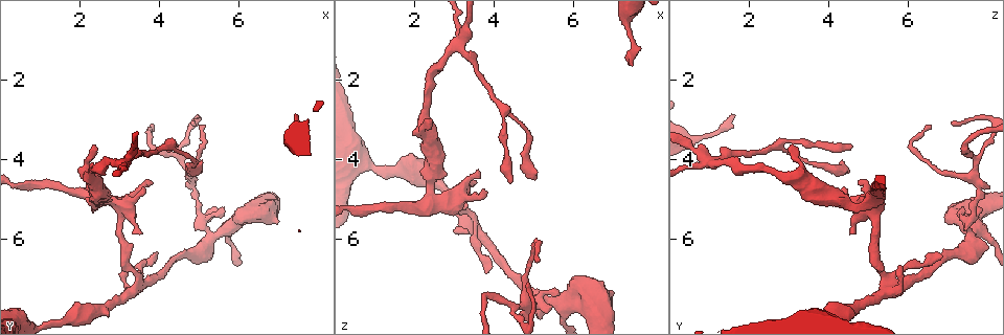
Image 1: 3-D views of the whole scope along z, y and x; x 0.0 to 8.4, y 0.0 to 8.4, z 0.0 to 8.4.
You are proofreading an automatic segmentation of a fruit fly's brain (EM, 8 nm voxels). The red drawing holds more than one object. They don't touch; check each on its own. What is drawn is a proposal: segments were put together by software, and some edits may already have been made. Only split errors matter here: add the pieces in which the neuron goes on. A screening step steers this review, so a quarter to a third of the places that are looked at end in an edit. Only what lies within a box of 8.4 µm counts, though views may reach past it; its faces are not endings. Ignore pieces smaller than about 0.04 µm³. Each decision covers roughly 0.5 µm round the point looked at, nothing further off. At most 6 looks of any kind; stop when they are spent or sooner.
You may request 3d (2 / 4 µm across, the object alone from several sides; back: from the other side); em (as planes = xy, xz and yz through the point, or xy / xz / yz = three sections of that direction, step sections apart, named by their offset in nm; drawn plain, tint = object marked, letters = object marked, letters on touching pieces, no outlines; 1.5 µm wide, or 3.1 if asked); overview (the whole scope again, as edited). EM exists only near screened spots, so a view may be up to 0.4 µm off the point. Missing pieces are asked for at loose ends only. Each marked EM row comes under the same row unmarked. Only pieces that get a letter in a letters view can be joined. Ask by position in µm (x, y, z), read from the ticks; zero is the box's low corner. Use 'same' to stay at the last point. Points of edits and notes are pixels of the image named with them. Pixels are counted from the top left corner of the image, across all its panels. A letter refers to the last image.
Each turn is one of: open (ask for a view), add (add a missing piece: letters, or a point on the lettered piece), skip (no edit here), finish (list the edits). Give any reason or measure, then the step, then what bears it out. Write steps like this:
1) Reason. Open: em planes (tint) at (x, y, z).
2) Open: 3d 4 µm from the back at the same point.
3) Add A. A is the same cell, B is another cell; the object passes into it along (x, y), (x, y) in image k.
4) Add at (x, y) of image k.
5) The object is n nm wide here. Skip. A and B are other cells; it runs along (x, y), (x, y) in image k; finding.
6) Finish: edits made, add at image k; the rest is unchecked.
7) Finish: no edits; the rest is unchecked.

Branch stops here. Open: em xz step 4 (letters) at (7.45, 2.90, 1.65).

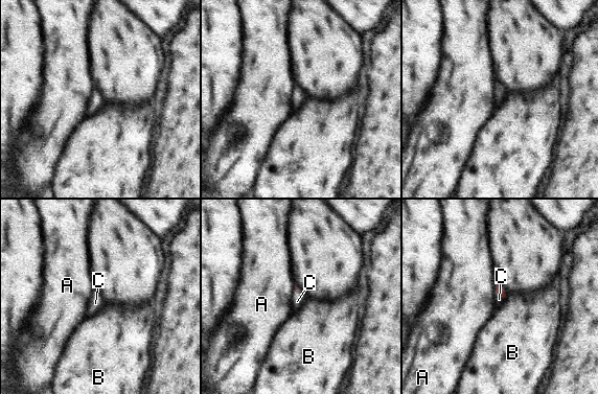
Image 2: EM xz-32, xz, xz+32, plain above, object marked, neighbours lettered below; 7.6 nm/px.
Another direction. Open: em yz step 8 (letters) at the same point.

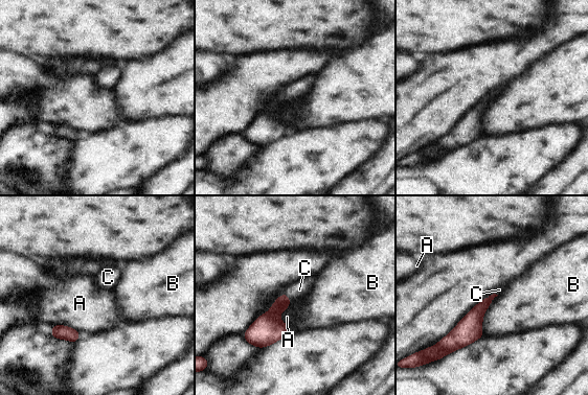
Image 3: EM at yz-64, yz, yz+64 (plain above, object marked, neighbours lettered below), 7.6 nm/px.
Add C. C is the same cell, A and B are other cells; the object passes into it along (269, 322), (286, 295), (299, 289) in image 3; it goes on there.

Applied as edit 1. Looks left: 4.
An open end. Open: 3d 2 µm at (2.35, 3.60, 3.10).

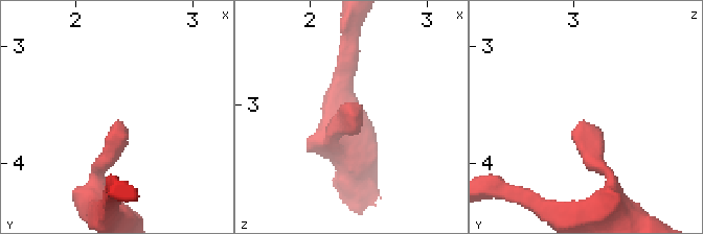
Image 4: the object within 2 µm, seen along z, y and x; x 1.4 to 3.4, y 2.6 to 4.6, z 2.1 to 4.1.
Open: em planes (letters) at (2.40, 3.64, 3.12).

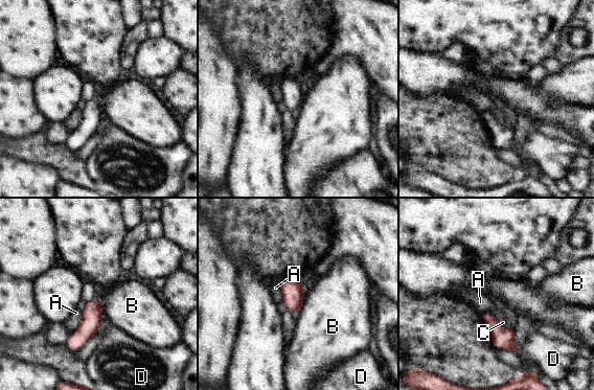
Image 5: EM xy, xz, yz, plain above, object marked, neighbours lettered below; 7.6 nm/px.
The object is 140 nm wide here. Skip. A, B, C and D are other cells; a border runs along (303, 303), (296, 313) in image 5; none of them fits.

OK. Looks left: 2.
Branch stops here. Open: em xz step 8 (tint) at (3.90, 6.40, 6.80).

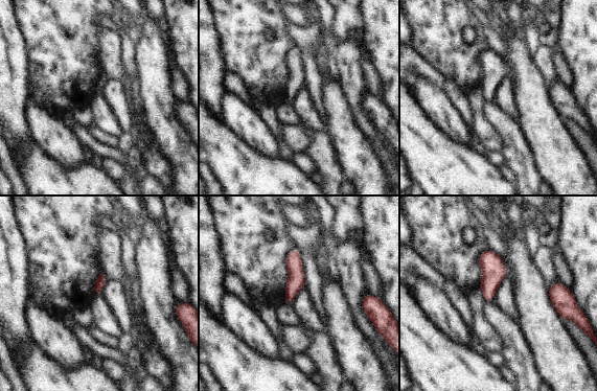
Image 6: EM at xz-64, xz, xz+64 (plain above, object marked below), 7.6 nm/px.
Open: em xz step 8 (letters) at the same point.

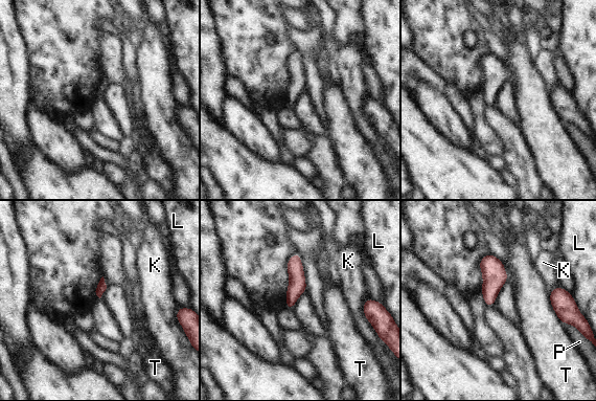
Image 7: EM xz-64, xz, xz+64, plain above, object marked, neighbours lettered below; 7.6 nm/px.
Skip. K, L, P and T are other cells; a border runs along (548, 294), (551, 307), (562, 321) in image 7; none of them fits.

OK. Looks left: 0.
Finish: edits made, add at image 3; the rest is unchecked.

